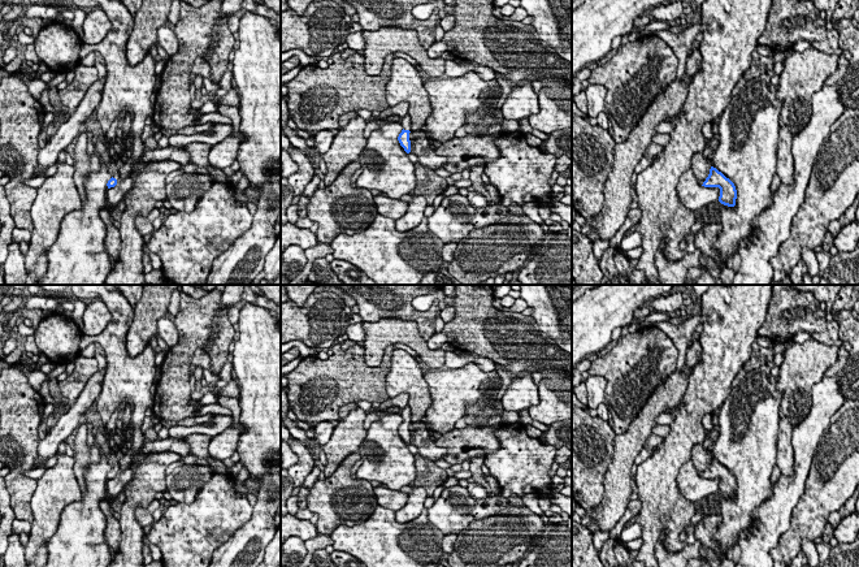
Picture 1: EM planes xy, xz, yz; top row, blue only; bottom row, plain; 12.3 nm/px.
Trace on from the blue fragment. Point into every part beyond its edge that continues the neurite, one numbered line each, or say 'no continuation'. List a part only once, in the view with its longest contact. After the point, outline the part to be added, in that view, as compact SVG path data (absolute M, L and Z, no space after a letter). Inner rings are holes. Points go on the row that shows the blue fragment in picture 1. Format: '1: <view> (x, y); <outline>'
1: yz (701, 167); M703 152L693 155L691 170L693 170L693 174L695 176L695 179L698 181L700 186L708 177L711 166L712 166L711 160L706 159L703 156Z

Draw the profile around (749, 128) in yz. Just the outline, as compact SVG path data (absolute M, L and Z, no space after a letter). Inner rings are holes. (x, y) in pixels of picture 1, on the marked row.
M765 73L747 81L717 118L719 146L710 160L712 166L729 178L737 190L734 207L720 202L715 204L716 221L721 224L721 233L713 243L715 251L721 256L721 260L716 263L720 270L726 267L726 260L738 252L741 244L754 237L752 220L772 204L771 183L777 173L781 105L777 87L771 83L771 77Z

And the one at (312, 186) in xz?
M317 174L313 176L312 181L305 186L303 194L299 199L298 215L299 217L307 218L307 205L313 196L314 191L318 189L321 179Z

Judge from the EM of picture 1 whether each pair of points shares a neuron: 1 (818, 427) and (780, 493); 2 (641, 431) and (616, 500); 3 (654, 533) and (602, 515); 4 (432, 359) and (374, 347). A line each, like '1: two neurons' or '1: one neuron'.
1: one neuron
2: one neuron
3: two neurons
4: one neuron

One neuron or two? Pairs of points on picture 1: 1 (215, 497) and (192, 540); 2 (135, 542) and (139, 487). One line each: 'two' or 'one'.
1: one
2: one

